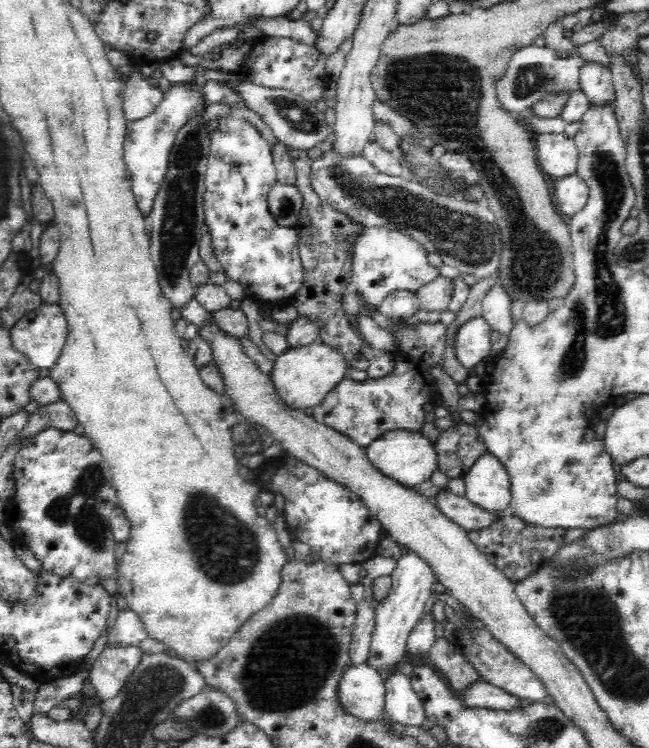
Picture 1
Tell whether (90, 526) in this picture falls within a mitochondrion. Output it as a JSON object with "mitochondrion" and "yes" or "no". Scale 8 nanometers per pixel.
{"mitochondrion":"yes"}

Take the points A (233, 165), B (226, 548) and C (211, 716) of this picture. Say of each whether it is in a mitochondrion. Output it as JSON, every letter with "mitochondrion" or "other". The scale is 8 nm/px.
{"A":"mitochondrion","B":"mitochondrion","C":"mitochondrion"}

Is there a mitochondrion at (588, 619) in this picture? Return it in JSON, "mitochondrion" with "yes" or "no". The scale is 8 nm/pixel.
{"mitochondrion":"yes"}

